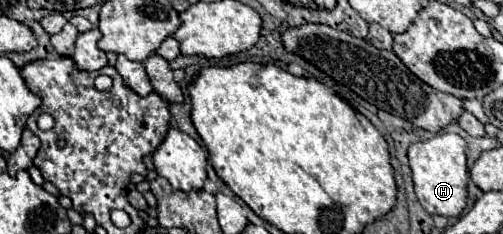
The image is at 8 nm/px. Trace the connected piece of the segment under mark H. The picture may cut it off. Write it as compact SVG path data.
M442 133L428 141L412 143L408 149L410 169L414 177L414 191L420 205L430 215L460 217L468 201L468 167L466 167L466 141L456 133Z

